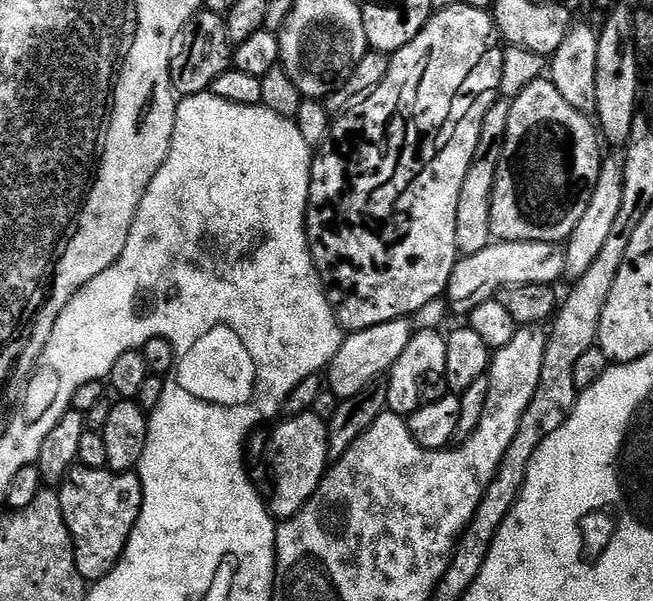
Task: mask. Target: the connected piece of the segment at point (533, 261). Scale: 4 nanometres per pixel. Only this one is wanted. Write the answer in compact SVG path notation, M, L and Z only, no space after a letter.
M541 240L495 241L486 249L457 261L448 280L446 298L456 313L466 316L484 301L493 299L506 286L528 283L551 285L564 276L564 249L563 245Z

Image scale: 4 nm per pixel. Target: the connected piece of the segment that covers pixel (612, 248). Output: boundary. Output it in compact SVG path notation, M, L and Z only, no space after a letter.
M617 230L606 238L602 251L590 270L582 274L571 285L568 297L559 301L558 307L550 320L547 329L546 355L542 358L542 374L538 378L538 390L534 390L534 398L530 398L530 406L526 406L526 414L522 414L522 422L518 426L518 434L514 434L514 442L510 442L510 450L502 458L494 478L484 490L485 501L505 500L511 502L520 497L526 470L530 466L530 458L538 450L547 436L566 422L566 418L574 410L578 387L576 388L576 367L580 359L591 348L598 344L598 326L602 322L602 310L606 310L606 298L610 298L610 290L614 287L614 278L618 278L618 269L622 267L622 258L626 258L626 246L630 246L630 231Z

